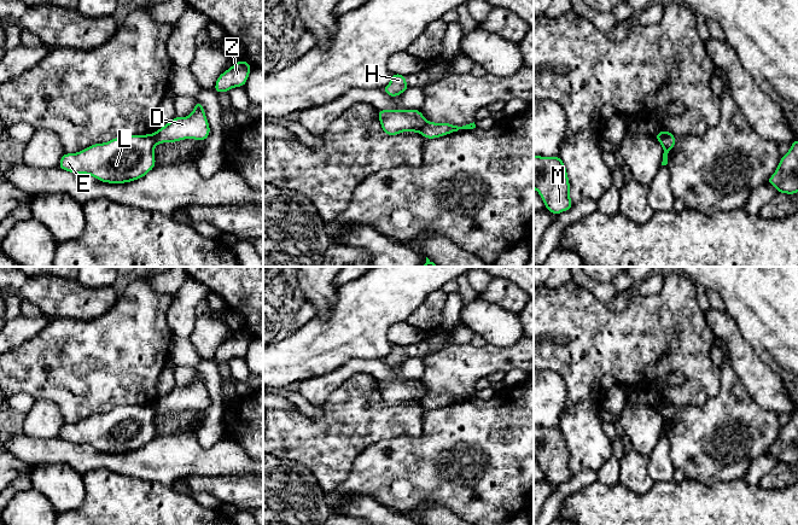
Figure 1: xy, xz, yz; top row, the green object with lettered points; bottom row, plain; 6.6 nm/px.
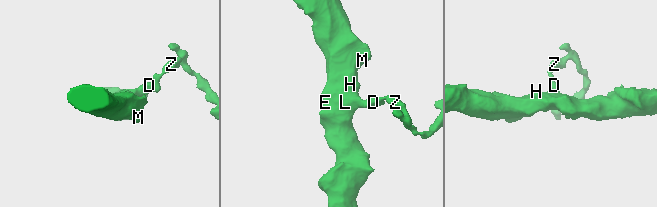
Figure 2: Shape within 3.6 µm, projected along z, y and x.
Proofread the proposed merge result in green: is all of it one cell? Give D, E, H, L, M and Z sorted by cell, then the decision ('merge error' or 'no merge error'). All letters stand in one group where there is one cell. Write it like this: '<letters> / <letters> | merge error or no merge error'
D Z / E H L M | merge error

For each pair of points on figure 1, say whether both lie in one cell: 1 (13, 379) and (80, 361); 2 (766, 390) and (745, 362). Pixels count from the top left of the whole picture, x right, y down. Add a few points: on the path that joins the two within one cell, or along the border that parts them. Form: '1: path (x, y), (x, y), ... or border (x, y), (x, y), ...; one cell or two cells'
1: path (30, 368), (63, 363); one cell
2: path (762, 383), (750, 369); one cell

